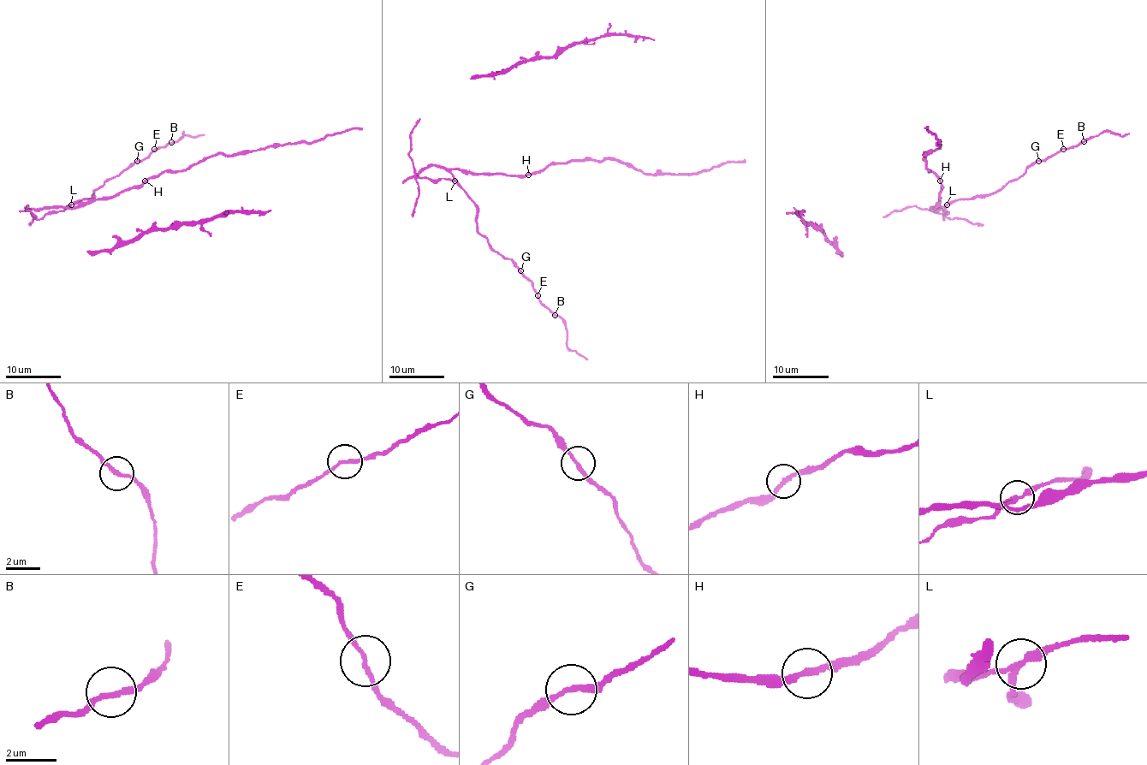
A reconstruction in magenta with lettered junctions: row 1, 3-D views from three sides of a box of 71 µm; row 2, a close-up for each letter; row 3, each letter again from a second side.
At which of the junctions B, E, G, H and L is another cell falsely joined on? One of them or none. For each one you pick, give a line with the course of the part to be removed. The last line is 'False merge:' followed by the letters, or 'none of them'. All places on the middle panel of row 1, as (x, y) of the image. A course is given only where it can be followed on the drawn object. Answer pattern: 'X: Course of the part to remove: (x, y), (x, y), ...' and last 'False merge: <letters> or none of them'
L: Course of the part to remove: (454, 181), (415, 175), (413, 161), (408, 155), (410, 132), (419, 118)
False merge: L

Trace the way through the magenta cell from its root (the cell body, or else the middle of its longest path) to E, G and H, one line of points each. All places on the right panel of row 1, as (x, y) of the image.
E: (933, 209), (930, 207), (996, 193), (1006, 183), (1018, 179), (1029, 166), (1053, 157), (1064, 148)
G: (933, 209), (930, 207), (996, 193), (1038, 161)
H: (933, 209), (930, 207), (935, 209), (939, 204), (940, 180)

